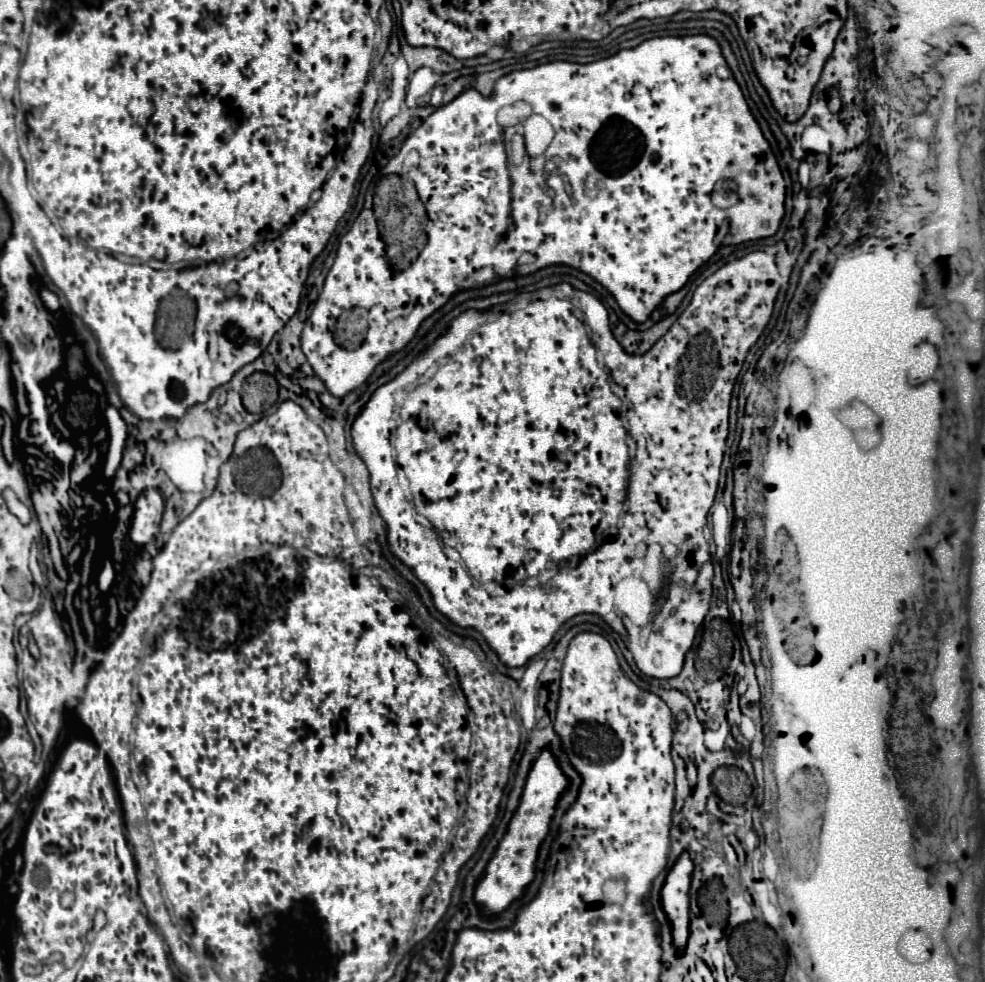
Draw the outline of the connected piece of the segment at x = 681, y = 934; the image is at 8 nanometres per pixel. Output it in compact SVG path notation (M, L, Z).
M682 853L676 865L670 869L666 883L662 887L662 907L672 923L672 937L678 951L684 949L688 941L688 893L690 893L690 879L692 879L694 863L690 861L688 853Z

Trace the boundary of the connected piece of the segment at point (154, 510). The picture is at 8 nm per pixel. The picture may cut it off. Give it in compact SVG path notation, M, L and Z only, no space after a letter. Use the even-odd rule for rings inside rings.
M146 489L134 503L132 529L129 531L129 539L136 545L142 546L155 538L155 531L159 526L164 512L165 501L160 491Z

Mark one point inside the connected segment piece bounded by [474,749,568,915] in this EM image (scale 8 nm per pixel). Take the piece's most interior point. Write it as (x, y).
(512, 868)

